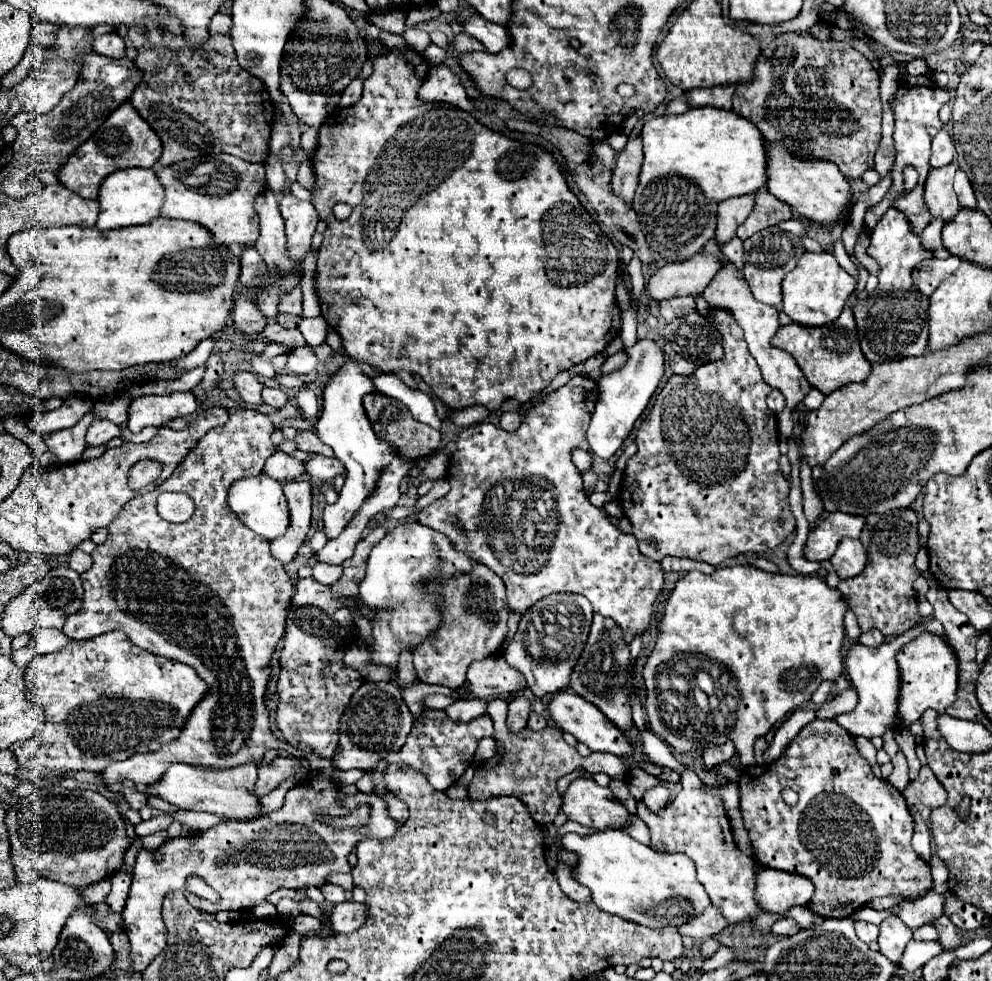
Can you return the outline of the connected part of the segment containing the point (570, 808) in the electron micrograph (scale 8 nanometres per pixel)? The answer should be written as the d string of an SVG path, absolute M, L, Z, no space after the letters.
M576 778L570 782L562 800L562 810L568 820L598 832L622 830L630 822L626 806L616 800L610 788L598 786L592 778Z

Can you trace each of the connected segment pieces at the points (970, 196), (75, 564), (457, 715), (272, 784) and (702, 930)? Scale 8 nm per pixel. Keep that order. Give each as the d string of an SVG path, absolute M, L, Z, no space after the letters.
M958 170L956 172L956 178L954 178L954 192L958 196L958 202L962 208L968 208L968 210L976 210L976 198L974 198L974 190L968 182L968 176Z
M74 548L72 554L70 554L70 568L74 572L78 572L78 574L88 572L92 568L92 556L86 554L86 552L82 552L80 548Z
M464 698L464 700L456 700L454 704L450 704L446 708L446 714L450 716L450 720L454 722L470 722L478 716L486 714L486 700L480 698Z
M274 758L272 762L262 762L258 764L258 780L256 780L256 788L254 788L254 794L256 796L264 796L264 794L270 794L274 788L280 786L280 782L284 778L290 778L294 774L302 774L302 772L310 772L310 766L308 762L304 760L298 760L298 758Z
M710 906L708 910L704 910L702 914L698 914L690 922L682 924L678 930L680 930L682 936L710 938L710 936L720 934L726 926L728 926L728 922L724 922L724 916L720 914L720 910L716 910L714 906Z

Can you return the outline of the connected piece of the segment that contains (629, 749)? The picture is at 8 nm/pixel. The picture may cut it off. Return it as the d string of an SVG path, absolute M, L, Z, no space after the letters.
M558 692L558 694L554 694L548 708L550 708L550 714L552 714L556 726L562 732L570 732L578 742L586 744L592 752L610 752L610 754L614 754L618 758L632 756L634 744L630 742L630 738L620 728L616 728L596 706L592 706L588 700L580 698L578 694Z

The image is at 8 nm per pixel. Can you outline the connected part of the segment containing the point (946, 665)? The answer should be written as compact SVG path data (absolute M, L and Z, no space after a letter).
M924 632L900 648L896 662L900 666L900 726L896 728L910 728L928 708L944 712L956 700L958 660L944 638Z

